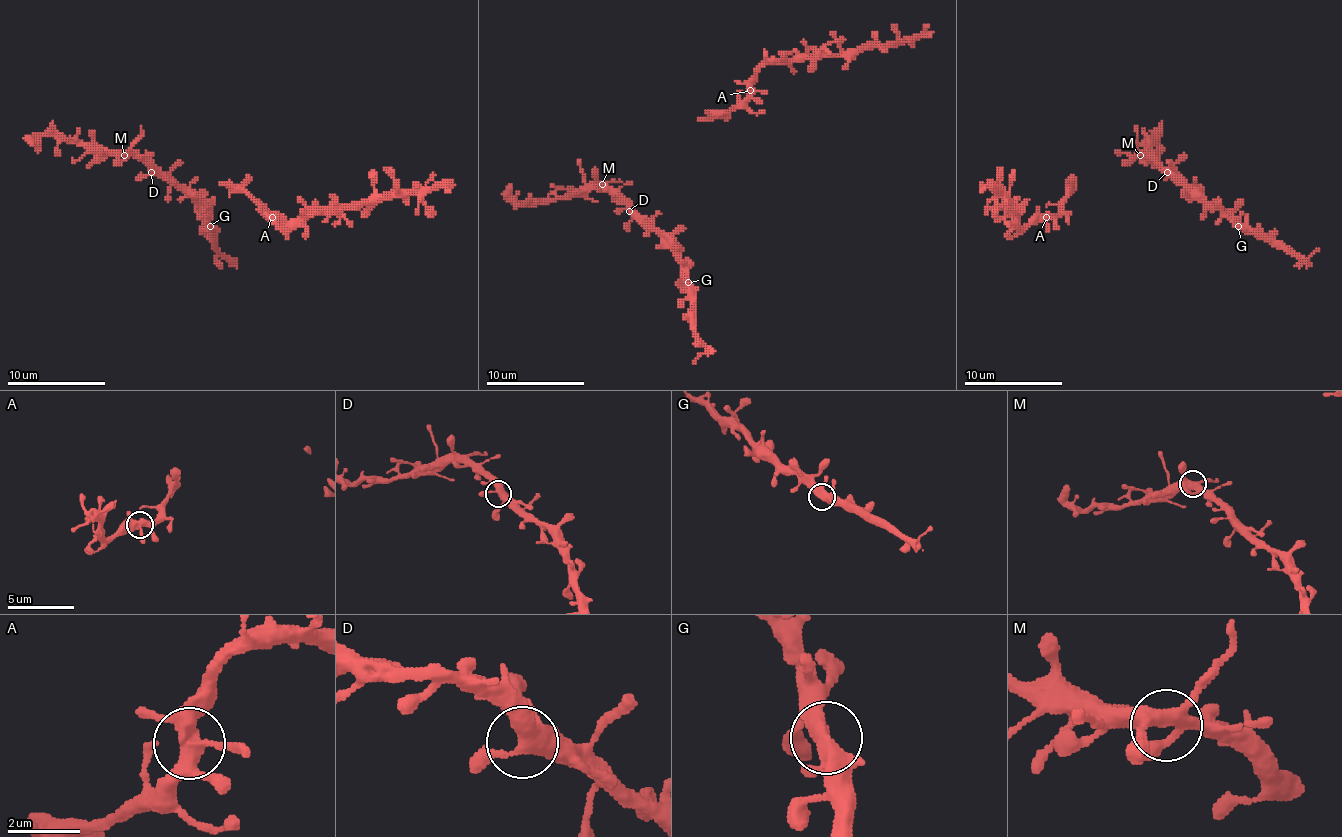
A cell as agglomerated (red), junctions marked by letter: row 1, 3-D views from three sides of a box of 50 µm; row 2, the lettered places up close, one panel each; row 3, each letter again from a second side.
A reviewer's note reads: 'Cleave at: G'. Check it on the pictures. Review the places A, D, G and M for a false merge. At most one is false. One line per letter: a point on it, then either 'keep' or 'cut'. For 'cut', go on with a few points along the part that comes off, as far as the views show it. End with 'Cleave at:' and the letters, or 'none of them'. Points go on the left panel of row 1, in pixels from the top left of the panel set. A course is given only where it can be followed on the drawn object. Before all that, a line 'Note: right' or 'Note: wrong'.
Note: wrong
A: at (272, 217); keep
D: at (151, 172); keep
G: at (210, 226); keep
M: at (124, 155); keep
Cleave at: none of them

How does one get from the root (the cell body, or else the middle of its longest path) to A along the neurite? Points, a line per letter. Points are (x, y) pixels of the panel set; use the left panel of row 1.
A: (219, 182), (239, 187), (271, 217)

